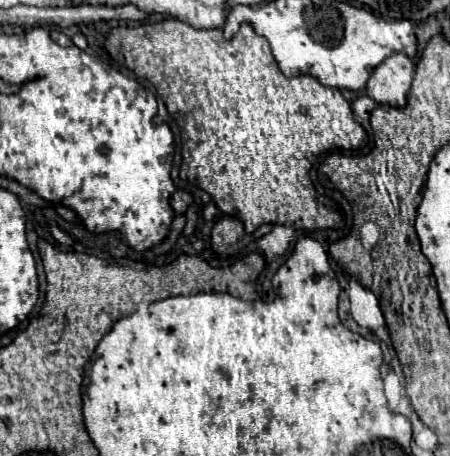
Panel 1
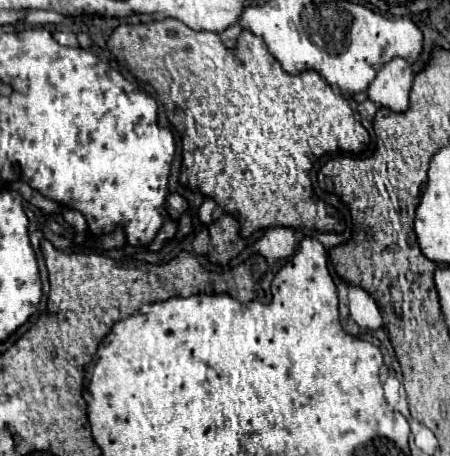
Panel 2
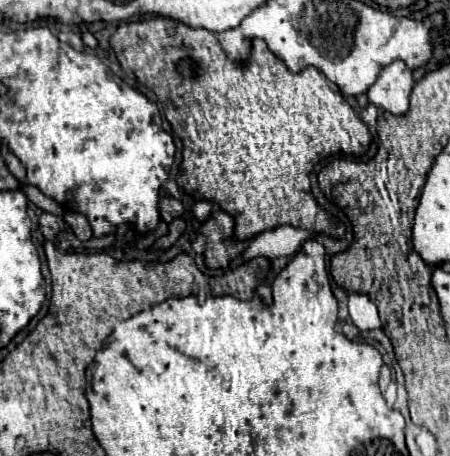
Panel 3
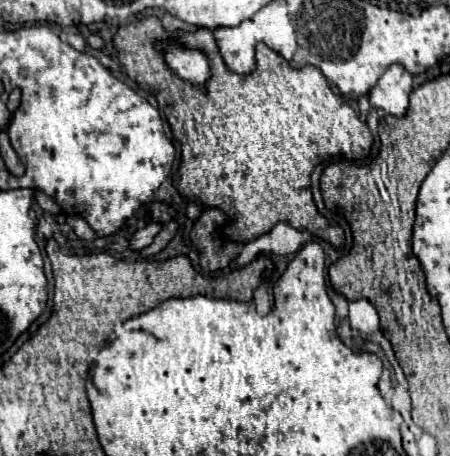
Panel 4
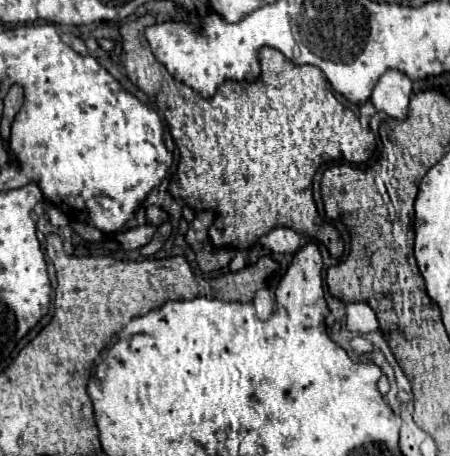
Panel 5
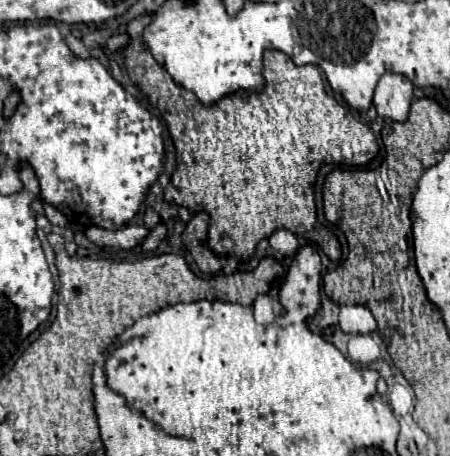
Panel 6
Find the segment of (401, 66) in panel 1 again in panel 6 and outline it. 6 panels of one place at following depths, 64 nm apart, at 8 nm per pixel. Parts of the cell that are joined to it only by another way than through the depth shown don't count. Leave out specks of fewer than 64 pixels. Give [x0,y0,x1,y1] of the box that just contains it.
[374,72,414,122]

